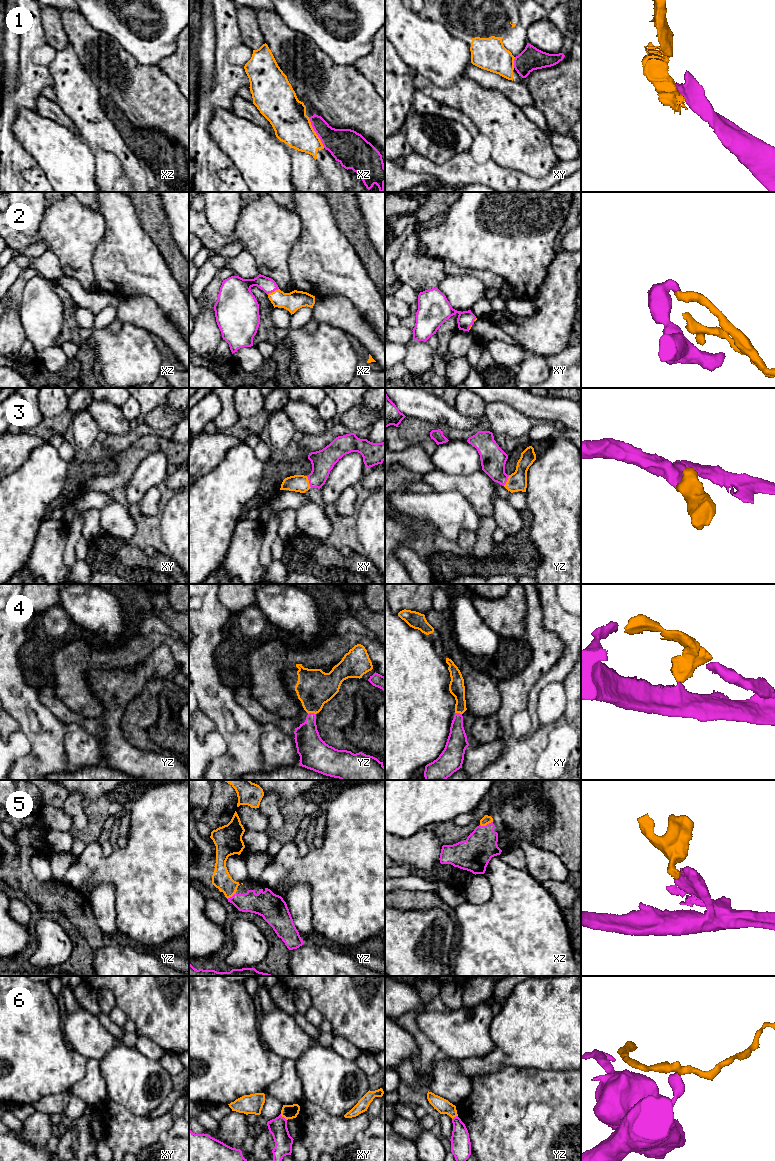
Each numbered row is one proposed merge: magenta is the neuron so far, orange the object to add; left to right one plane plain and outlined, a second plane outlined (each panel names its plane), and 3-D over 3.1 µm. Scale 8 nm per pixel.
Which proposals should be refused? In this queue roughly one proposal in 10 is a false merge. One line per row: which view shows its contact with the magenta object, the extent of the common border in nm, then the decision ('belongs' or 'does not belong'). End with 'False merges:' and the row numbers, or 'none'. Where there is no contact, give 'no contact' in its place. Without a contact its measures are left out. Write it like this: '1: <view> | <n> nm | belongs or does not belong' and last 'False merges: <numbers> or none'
1: xz | 280 nm | belongs
2: xz | 110 nm | belongs
3: xy | 100 nm | belongs
4: yz | 60 nm | belongs
5: xz | 110 nm | belongs
6: xy | 80 nm | does not belong
False merges: 6

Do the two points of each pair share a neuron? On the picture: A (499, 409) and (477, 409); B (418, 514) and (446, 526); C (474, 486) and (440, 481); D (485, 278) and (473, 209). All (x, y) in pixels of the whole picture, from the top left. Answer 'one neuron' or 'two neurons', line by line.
A: two neurons
B: one neuron
C: one neuron
D: two neurons

